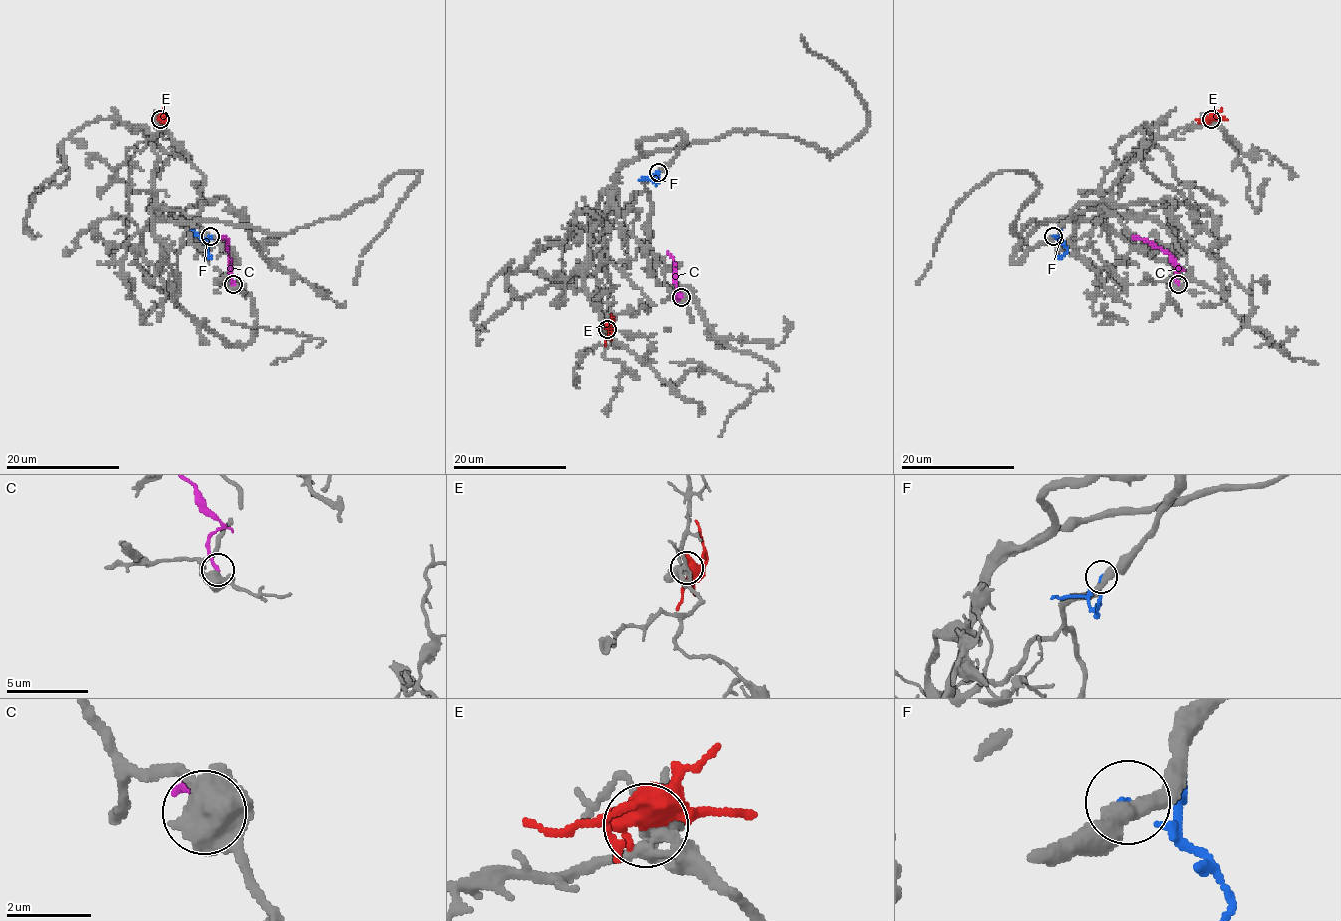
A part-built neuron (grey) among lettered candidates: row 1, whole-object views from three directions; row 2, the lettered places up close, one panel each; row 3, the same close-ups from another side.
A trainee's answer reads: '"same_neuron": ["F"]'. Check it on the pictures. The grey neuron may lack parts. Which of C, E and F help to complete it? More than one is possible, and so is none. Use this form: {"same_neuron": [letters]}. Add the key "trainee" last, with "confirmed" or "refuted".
{"same_neuron": [], "trainee": "refuted"}

